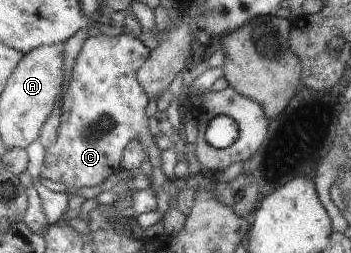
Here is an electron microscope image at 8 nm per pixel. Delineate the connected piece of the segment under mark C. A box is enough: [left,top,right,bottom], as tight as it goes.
[40,34,161,189]

